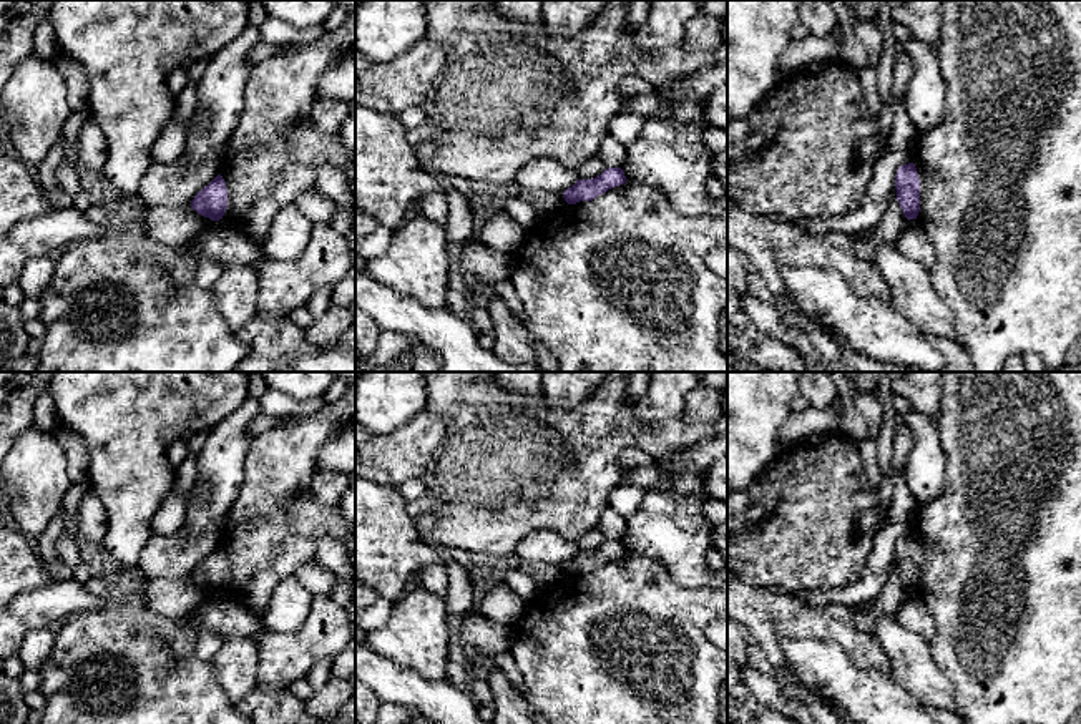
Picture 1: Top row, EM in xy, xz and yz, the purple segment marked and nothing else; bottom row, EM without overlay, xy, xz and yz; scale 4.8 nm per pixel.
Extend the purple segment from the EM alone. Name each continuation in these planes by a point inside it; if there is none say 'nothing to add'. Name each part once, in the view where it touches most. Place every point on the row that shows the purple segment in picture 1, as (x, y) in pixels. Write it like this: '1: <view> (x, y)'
nothing to add

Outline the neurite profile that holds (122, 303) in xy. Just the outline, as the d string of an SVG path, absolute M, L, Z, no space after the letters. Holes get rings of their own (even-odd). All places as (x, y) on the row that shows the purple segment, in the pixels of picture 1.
M136 229L110 231L101 237L68 244L60 259L55 261L55 272L50 284L38 297L42 306L40 320L46 327L43 345L37 355L35 372L232 372L249 354L249 345L241 342L218 309L213 291L196 284L196 269L183 257L181 247L158 242Z

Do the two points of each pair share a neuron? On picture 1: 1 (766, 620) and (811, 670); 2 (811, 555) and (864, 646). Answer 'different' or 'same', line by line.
1: different
2: different

